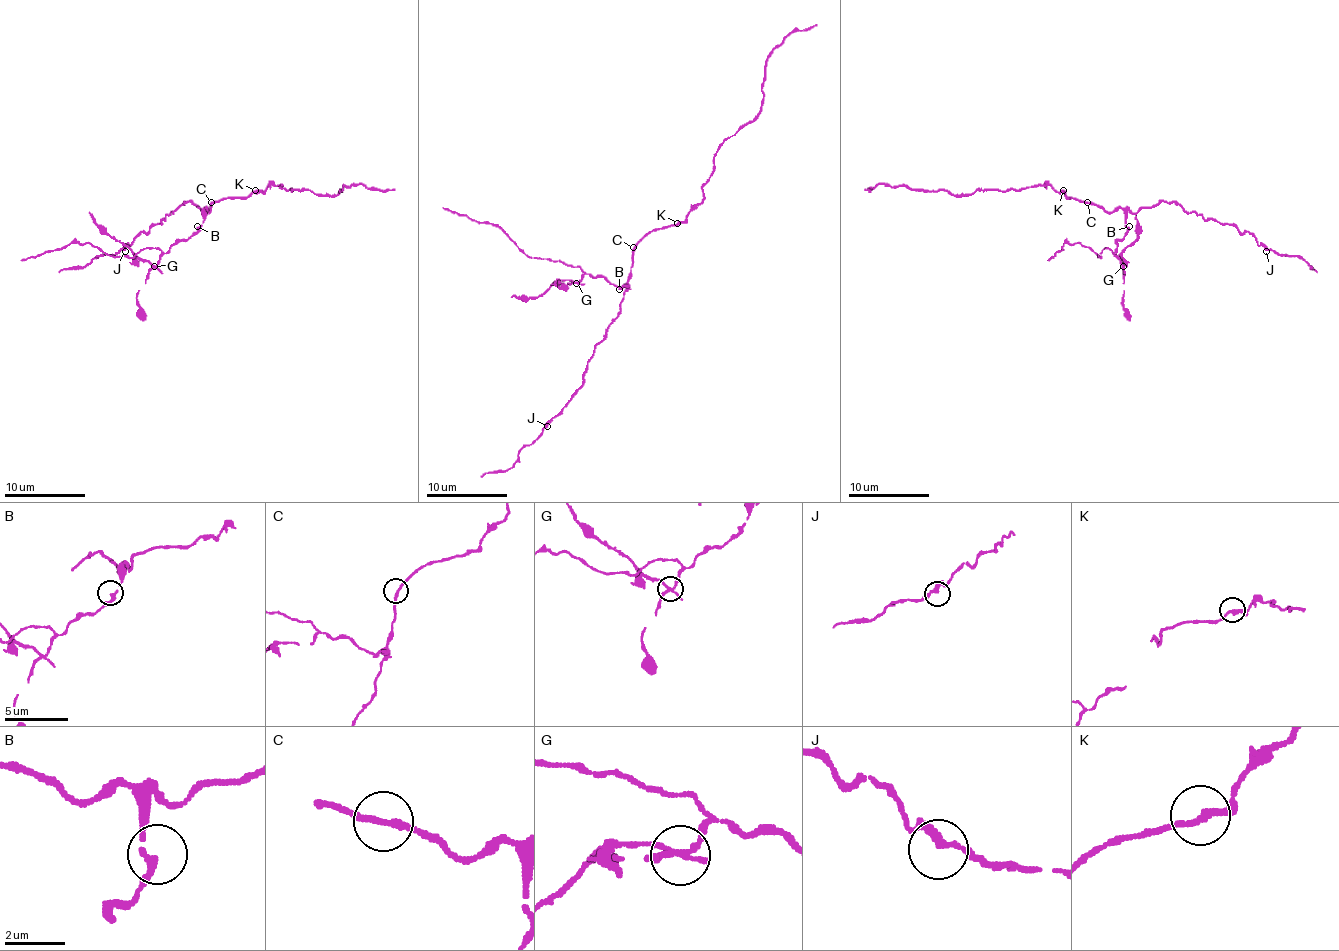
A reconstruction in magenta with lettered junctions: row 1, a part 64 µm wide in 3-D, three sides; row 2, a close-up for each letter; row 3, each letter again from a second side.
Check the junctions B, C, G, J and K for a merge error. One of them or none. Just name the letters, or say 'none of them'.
G

